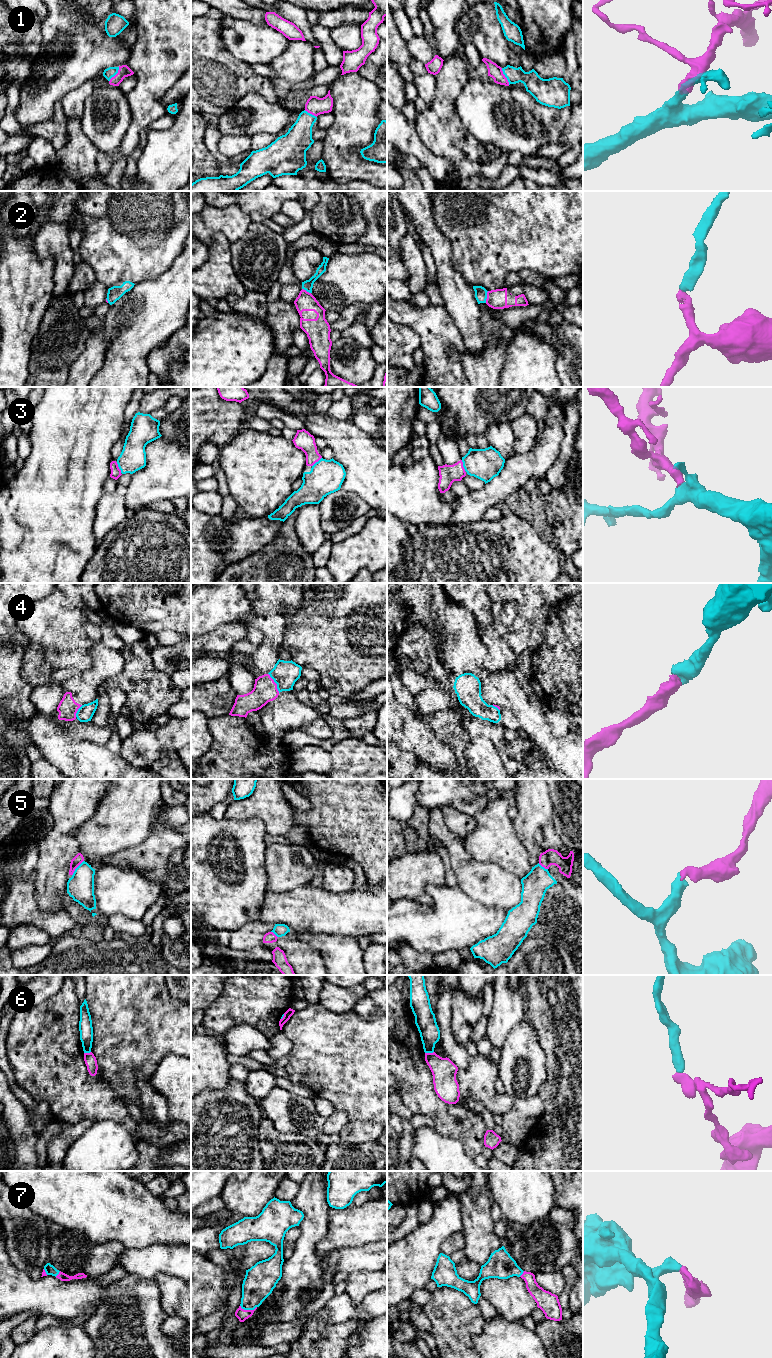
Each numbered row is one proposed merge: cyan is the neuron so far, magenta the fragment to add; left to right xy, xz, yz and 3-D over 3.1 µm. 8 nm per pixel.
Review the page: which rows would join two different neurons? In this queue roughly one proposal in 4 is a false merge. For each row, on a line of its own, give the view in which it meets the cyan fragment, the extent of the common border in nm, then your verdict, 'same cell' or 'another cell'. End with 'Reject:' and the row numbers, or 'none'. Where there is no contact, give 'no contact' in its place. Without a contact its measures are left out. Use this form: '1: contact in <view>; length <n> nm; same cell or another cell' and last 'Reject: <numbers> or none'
1: contact in yz; length 150 nm; same cell
2: contact in yz; length 100 nm; same cell
3: contact in xy; length 100 nm; same cell
4: contact in xz; length 180 nm; same cell
5: contact in xy; length 160 nm; same cell
6: contact in yz; length 70 nm; another cell
7: contact in xz; length 140 nm; same cell
Reject: 6

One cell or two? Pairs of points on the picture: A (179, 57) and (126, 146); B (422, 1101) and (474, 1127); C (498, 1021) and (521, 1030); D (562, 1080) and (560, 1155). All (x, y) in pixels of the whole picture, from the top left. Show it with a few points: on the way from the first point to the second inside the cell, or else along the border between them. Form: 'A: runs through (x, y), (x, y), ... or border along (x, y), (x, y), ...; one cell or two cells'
A: runs through (157, 79), (145, 97), (145, 109), (137, 124); one cell
B: runs through (435, 1108), (457, 1125), (461, 1125); one cell
C: border along (523, 1018), (508, 1034), (501, 1047); two cells
D: runs through (562, 1099), (560, 1136); one cell

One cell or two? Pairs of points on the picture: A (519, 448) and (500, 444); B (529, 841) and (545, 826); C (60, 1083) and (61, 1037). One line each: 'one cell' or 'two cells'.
A: two cells
B: one cell
C: one cell

